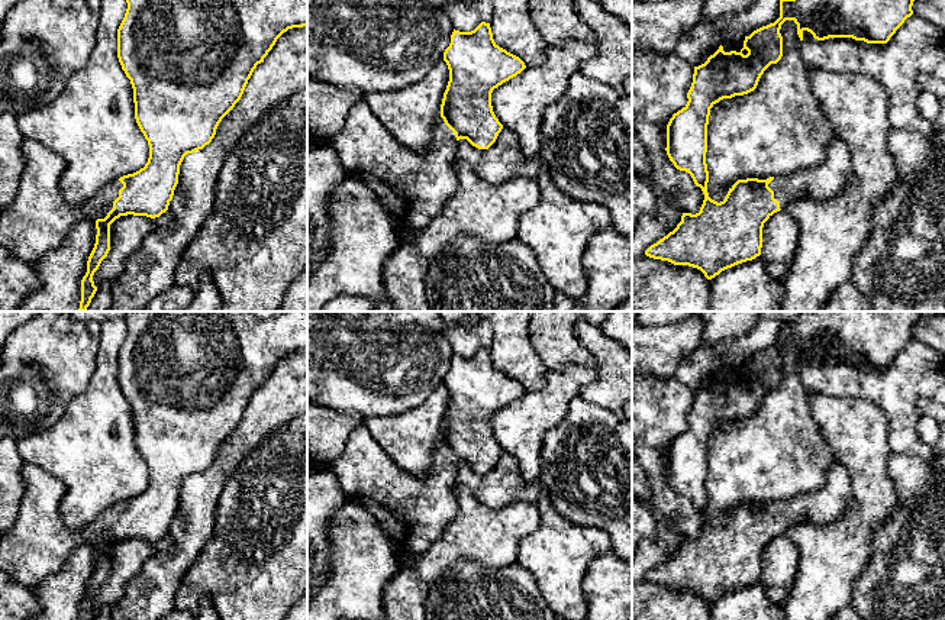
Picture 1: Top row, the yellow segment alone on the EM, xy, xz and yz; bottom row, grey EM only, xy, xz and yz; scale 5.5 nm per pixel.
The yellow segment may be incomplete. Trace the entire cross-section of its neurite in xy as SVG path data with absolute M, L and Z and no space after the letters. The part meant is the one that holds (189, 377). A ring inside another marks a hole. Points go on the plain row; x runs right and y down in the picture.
M130 311L126 316L128 333L125 342L117 353L117 382L125 395L126 401L130 404L133 413L133 427L135 427L135 443L149 469L149 482L143 493L133 498L128 498L109 507L96 520L93 520L87 527L81 530L71 530L65 526L59 516L59 503L65 494L65 484L58 478L48 474L45 469L35 464L25 462L22 466L22 478L25 481L25 494L22 497L19 511L14 524L1 533L0 539L0 571L6 572L16 581L22 582L30 591L33 591L46 577L59 572L70 553L81 546L90 546L96 549L97 559L94 572L87 585L87 597L81 604L81 620L94 620L97 611L94 610L93 600L99 594L101 585L107 581L110 575L110 549L120 540L146 540L151 543L159 542L168 535L170 526L172 524L174 514L178 508L180 490L187 478L193 478L203 474L212 466L216 459L216 453L222 443L235 432L241 424L243 414L251 403L254 394L258 388L264 387L264 382L275 369L277 364L293 352L307 351L307 311L284 311L283 314L272 319L258 319L251 311Z

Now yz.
M802 311L794 323L780 322L780 342L745 361L744 372L736 377L719 374L699 391L694 391L693 407L687 417L687 429L673 439L667 449L667 479L674 491L691 500L694 508L704 519L700 536L683 537L681 546L667 561L651 569L645 579L668 585L674 590L688 590L700 594L707 604L738 588L752 585L761 579L764 548L777 536L803 519L816 524L838 520L851 504L851 479L845 466L835 462L826 474L822 488L797 494L788 500L767 504L738 504L723 526L709 521L709 495L706 488L707 449L710 433L723 423L744 420L754 416L764 395L783 381L781 349L793 345L797 359L803 365L807 355L817 365L829 362L852 362L867 368L887 368L896 355L913 339L915 323L920 311Z

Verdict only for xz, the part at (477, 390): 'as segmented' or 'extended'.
extended

